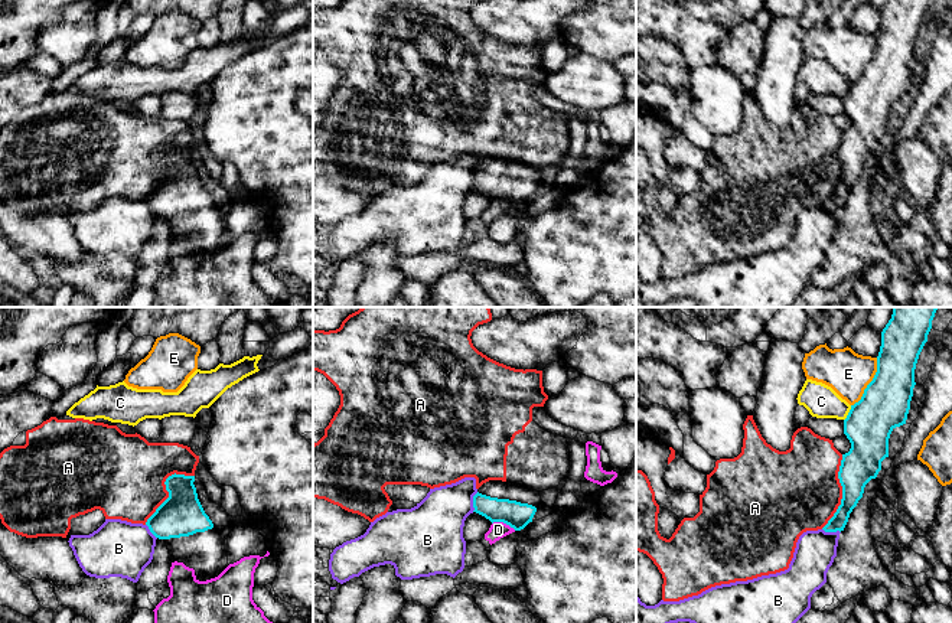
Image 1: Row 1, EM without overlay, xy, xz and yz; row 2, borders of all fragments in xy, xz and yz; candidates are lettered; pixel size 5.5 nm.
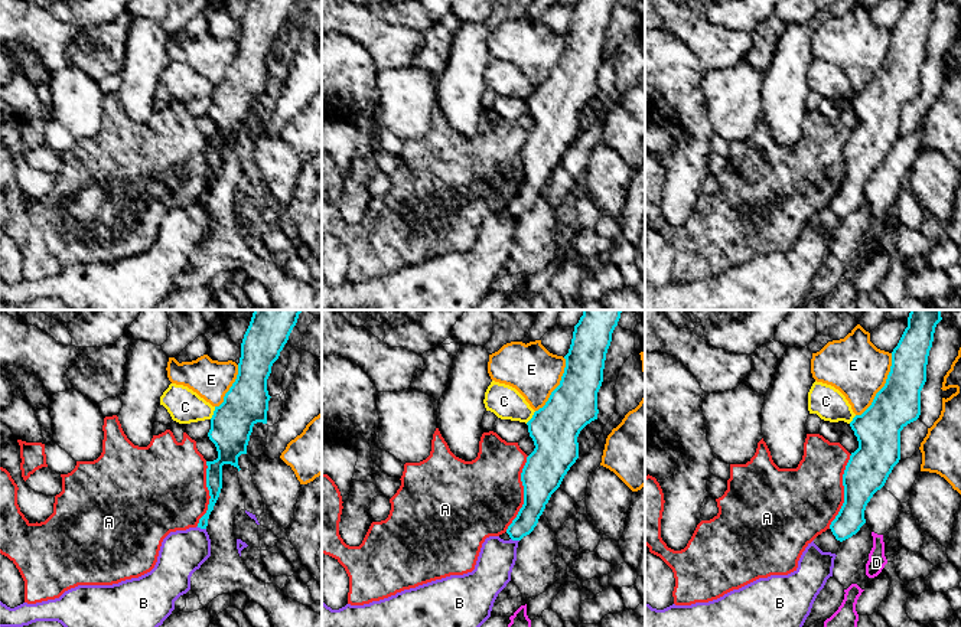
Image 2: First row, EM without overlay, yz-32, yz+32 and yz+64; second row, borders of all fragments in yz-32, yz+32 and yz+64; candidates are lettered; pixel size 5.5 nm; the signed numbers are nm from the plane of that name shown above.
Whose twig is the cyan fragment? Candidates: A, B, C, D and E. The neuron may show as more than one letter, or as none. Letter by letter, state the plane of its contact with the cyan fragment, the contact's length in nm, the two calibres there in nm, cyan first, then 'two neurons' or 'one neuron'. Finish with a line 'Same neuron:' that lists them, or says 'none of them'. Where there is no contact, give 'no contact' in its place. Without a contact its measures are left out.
A: yz | 440 nm | 200/460 nm | two neurons
B: xz | 120 nm | 140/300 nm | two neurons
C: yz | 100 nm | 280/180 nm | two neurons
D: xz | 140 nm | 150/100 nm | two neurons
E: yz | 300 nm | 280/240 nm | two neurons
Same neuron: none of them

